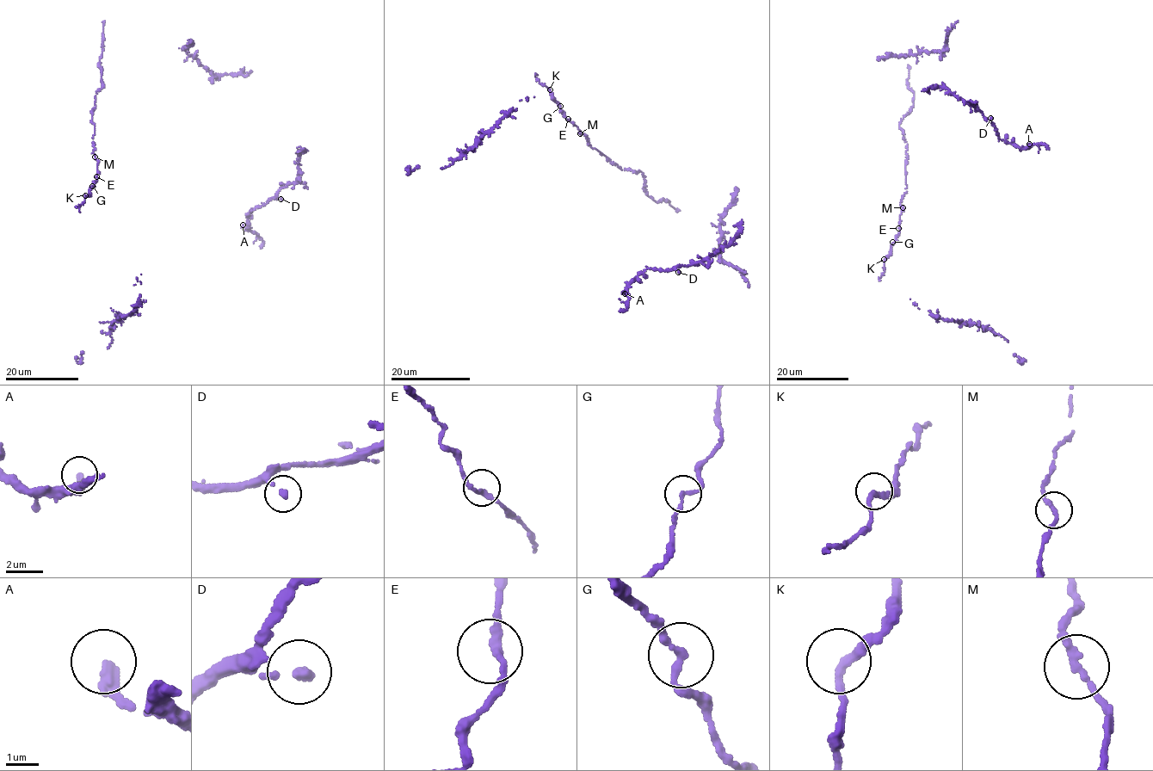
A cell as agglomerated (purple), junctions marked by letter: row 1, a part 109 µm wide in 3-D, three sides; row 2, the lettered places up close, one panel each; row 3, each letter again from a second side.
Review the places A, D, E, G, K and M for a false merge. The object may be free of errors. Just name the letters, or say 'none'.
none

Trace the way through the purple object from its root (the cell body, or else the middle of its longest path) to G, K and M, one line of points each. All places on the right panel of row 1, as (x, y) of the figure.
G: (906, 115), (899, 126), (907, 146), (906, 193), (901, 204), (900, 231), (892, 242)
K: (906, 115), (899, 126), (907, 146), (906, 193), (901, 204), (900, 231), (891, 246), (890, 253), (884, 259)
M: (906, 115), (899, 123), (907, 146), (906, 193), (901, 202), (903, 206)

